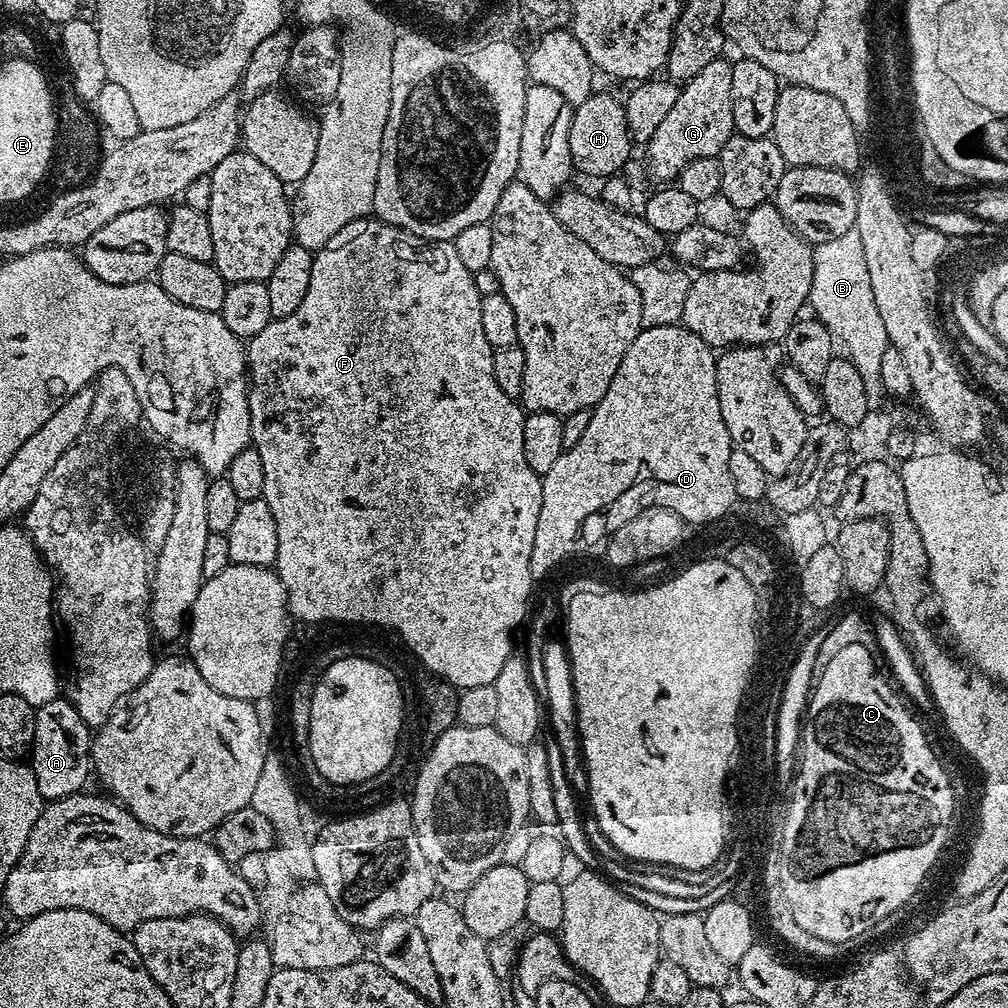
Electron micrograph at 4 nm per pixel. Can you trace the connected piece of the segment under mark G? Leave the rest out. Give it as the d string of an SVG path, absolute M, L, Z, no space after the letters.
M721 58L709 62L699 74L694 74L680 89L678 102L666 114L665 120L654 130L646 145L648 151L647 175L656 182L672 182L694 158L719 157L722 146L736 132L734 106L730 98L732 64Z

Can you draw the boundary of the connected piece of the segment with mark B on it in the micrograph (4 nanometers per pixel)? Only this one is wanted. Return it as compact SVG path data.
M855 230L830 238L830 242L815 245L812 253L812 289L808 295L810 308L832 331L833 337L848 347L847 355L866 382L869 401L876 402L882 396L880 371L882 354L890 347L886 326L882 326L882 314L874 306L874 290L870 290L870 274L866 274L866 258L862 254L862 238Z

